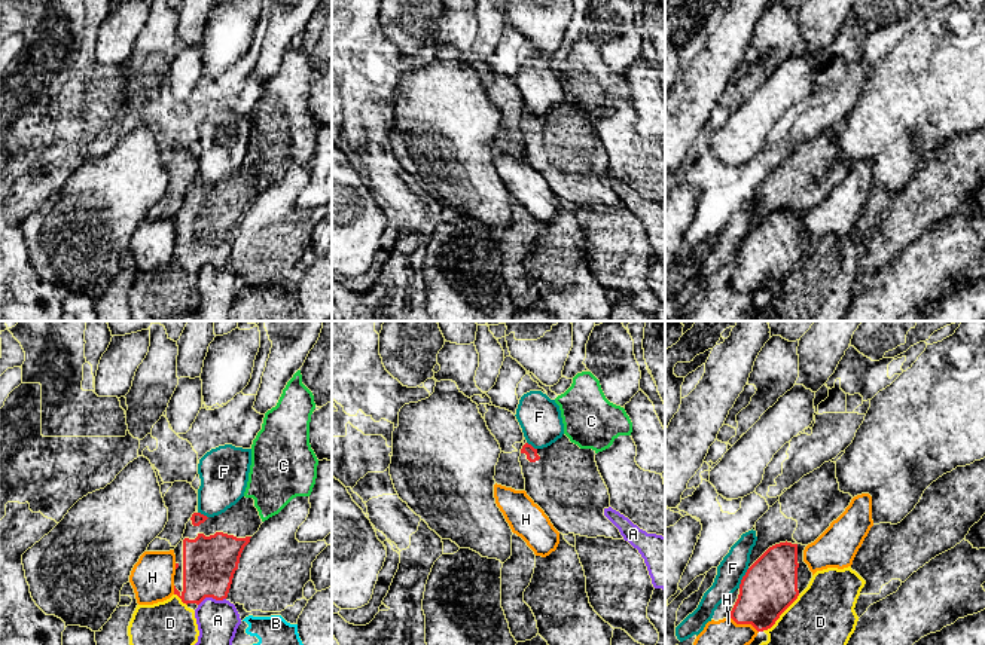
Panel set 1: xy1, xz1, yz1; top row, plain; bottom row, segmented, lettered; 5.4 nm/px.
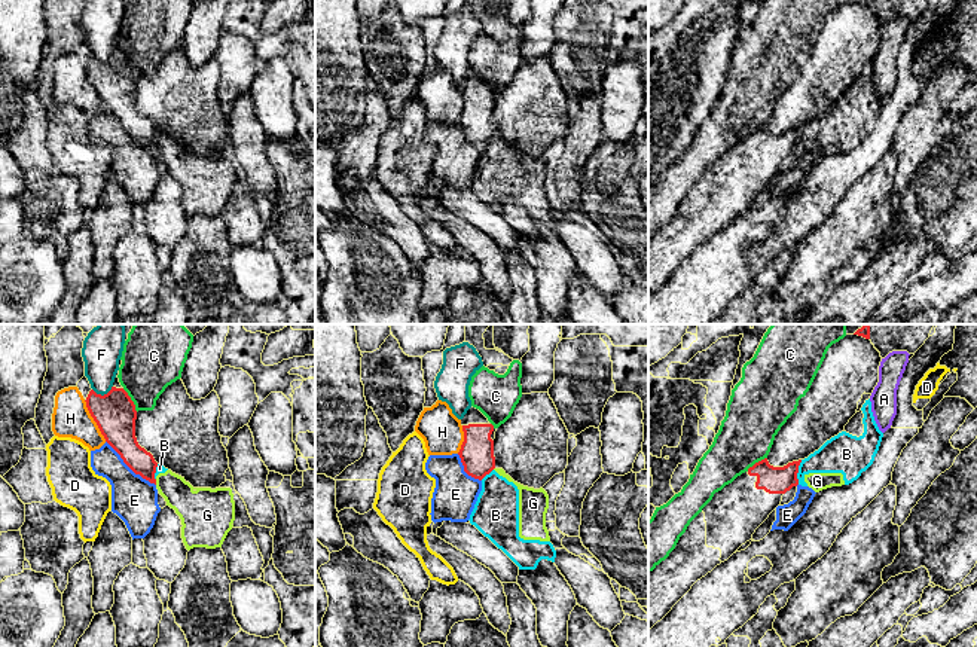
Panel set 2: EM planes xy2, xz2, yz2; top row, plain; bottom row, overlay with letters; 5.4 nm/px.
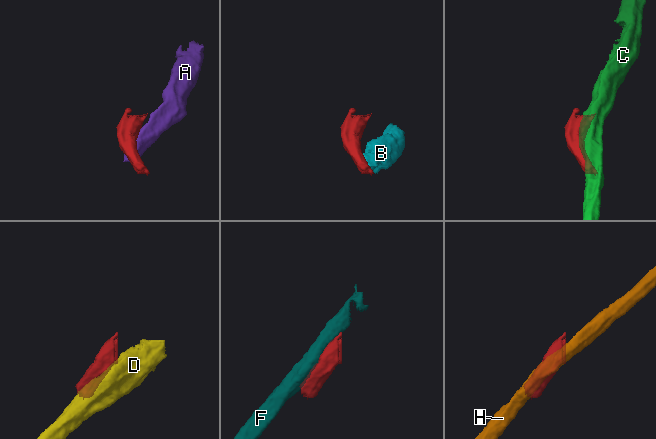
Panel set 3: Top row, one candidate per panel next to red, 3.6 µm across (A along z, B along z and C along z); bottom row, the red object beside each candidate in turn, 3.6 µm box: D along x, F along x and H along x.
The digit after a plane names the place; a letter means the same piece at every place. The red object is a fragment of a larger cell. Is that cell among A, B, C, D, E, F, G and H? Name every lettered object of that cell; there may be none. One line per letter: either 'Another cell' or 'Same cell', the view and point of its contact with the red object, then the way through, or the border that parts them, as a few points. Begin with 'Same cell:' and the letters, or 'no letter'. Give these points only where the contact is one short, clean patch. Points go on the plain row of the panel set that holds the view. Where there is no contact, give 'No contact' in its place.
Same cell: no letter
A: Another cell. Touches red at xy1 (212, 263). Boundary: xy1 (225, 265), (206, 265), (198, 272)
B: Another cell. Touches red at yz2 (797, 139). Boundary: yz2 (802, 127), (797, 136), (797, 150)
C: Another cell. Touches red at xy2 (131, 67)
D: Another cell. Touches red at yz1 (780, 281). Boundary: yz1 (799, 262), (769, 295), (762, 297)
E: Another cell. Touches red at xy2 (130, 134)
F: Another cell. Touches red at xy2 (104, 61)
G: Another cell. Touches red at xy2 (155, 149). Boundary: xy2 (155, 146), (156, 150)
H: Another cell. Touches red at xy2 (94, 87)

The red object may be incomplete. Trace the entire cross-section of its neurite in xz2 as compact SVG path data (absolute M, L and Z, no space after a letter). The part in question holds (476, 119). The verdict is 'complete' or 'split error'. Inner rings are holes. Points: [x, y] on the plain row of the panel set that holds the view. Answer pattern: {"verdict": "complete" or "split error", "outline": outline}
{"verdict": "split error", "outline": "M470 74L461 86L464 109L458 119L464 138L482 147L495 135L494 106L497 95L476 74Z"}

